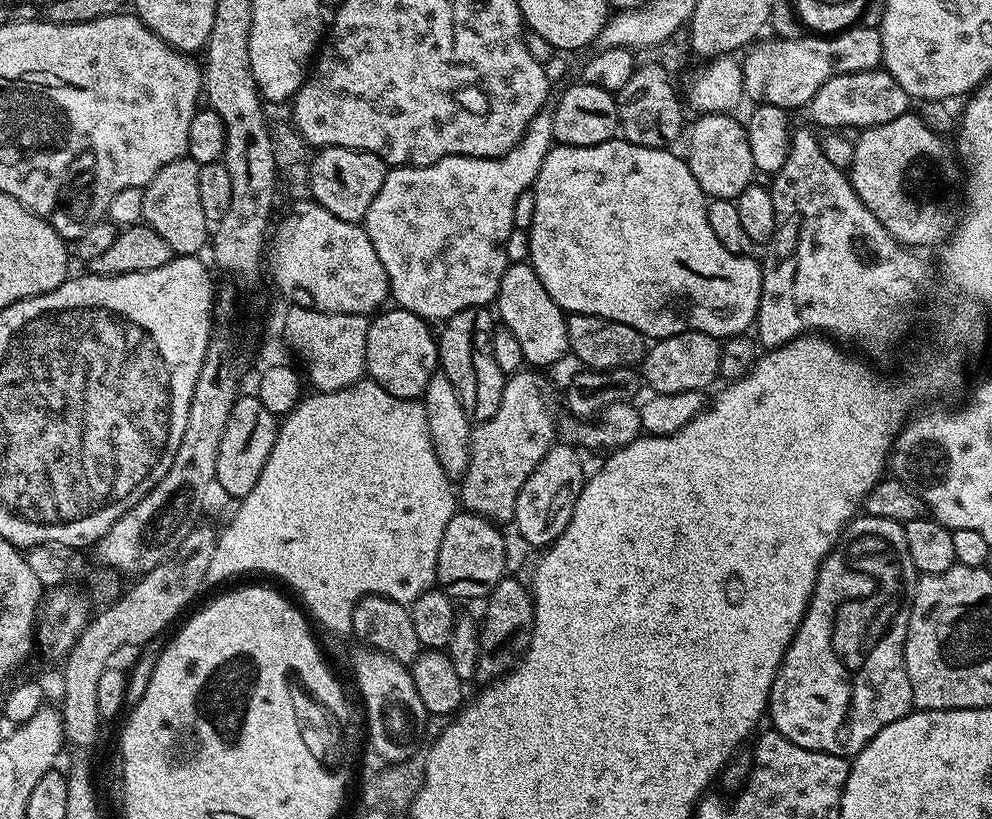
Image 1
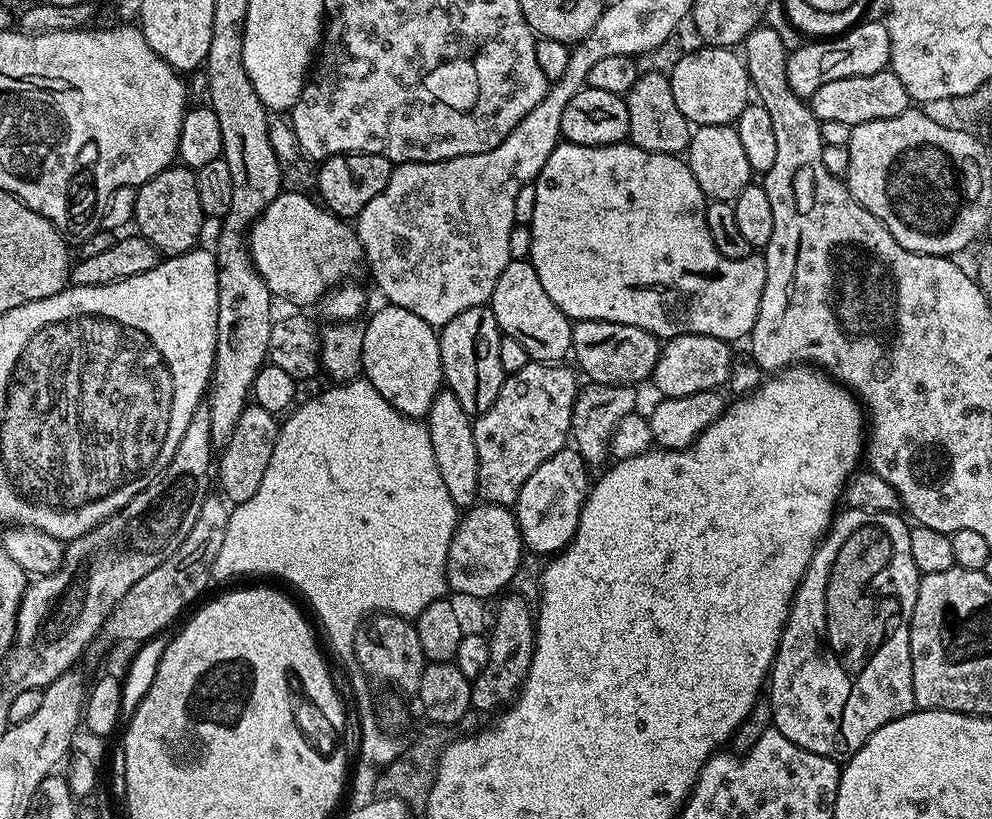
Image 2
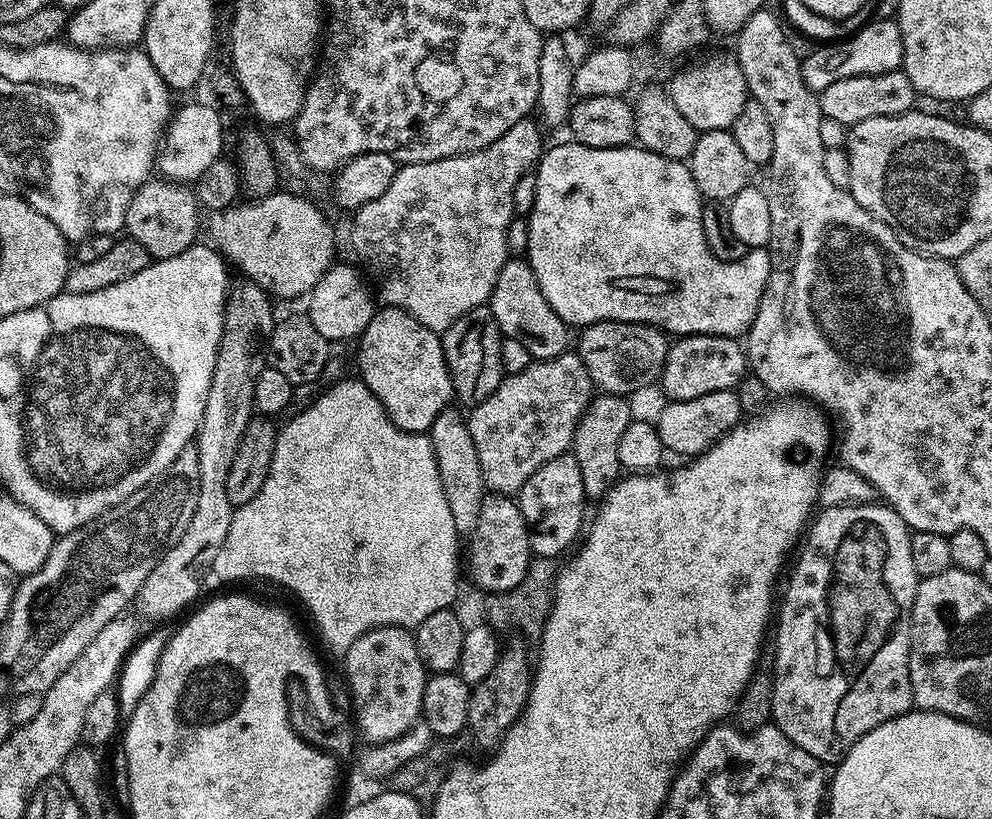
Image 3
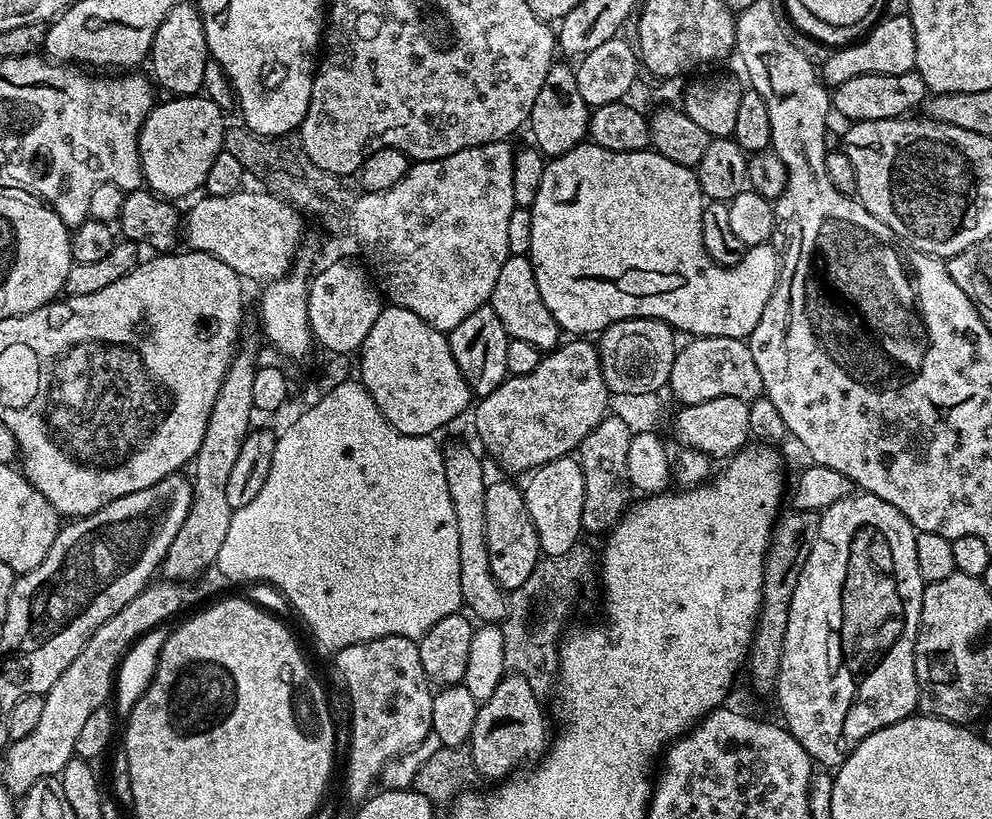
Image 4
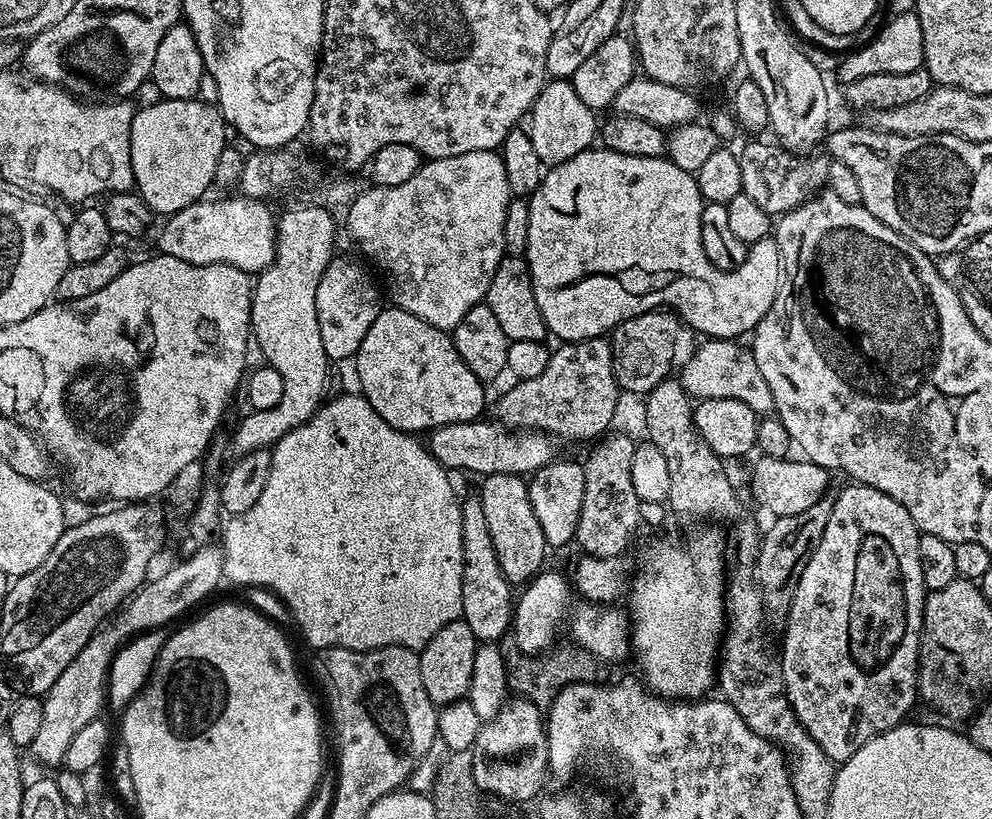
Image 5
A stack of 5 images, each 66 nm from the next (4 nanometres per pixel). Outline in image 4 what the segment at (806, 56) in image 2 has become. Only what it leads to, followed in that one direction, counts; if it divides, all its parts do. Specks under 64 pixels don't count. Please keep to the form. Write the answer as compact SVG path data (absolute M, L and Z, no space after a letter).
M885 15L884 21L873 23L872 27L867 29L866 35L847 46L837 47L824 60L822 64L822 79L825 85L835 86L842 82L847 82L849 78L858 78L862 74L906 74L913 71L916 67L914 58L914 28L908 15L890 16Z

